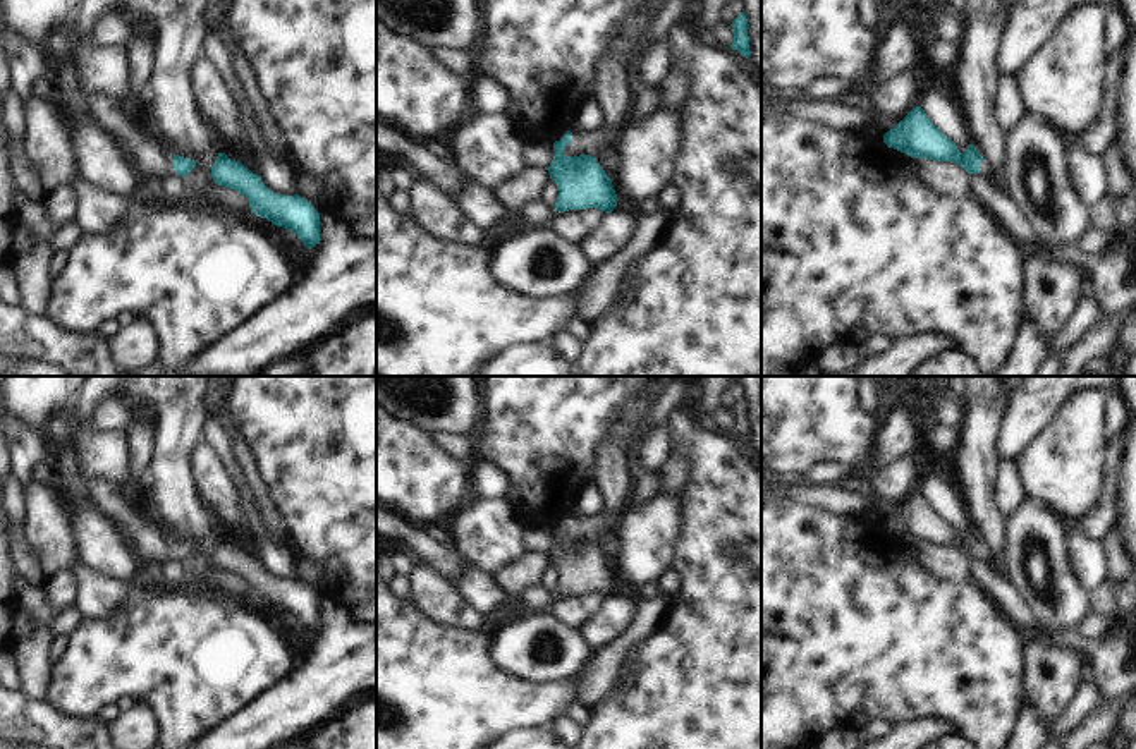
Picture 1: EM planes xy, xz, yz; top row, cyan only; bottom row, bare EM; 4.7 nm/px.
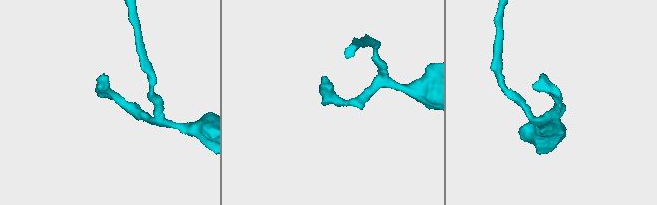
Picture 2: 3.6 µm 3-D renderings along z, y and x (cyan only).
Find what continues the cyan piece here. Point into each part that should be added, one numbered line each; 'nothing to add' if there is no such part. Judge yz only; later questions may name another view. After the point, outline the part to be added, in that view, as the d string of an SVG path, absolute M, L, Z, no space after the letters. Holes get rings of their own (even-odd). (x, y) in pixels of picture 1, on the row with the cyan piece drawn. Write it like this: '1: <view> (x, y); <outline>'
1: yz (985, 170); M986 160L981 161L980 175L983 175L985 179L988 179L999 192L1007 194L1007 187L1002 186L1002 184L993 177L993 172L992 172L992 168L990 168L990 165L988 165Z

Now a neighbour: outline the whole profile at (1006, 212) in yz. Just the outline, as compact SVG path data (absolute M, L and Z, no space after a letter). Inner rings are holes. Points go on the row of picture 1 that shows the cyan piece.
M969 174L973 196L980 199L995 220L1026 249L1033 251L1038 242L1019 206L980 174Z

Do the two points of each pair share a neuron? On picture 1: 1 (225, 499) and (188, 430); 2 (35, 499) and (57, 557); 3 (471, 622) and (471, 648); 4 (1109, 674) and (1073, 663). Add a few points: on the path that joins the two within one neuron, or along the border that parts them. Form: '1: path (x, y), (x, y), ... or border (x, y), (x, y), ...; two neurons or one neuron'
1: border (201, 440), (189, 456), (191, 480), (196, 485); two neurons
2: path (45, 512), (47, 531), (54, 543); one neuron
3: border (433, 621), (476, 633); two neurons
4: border (1056, 645), (1076, 650), (1087, 660), (1090, 675); two neurons

